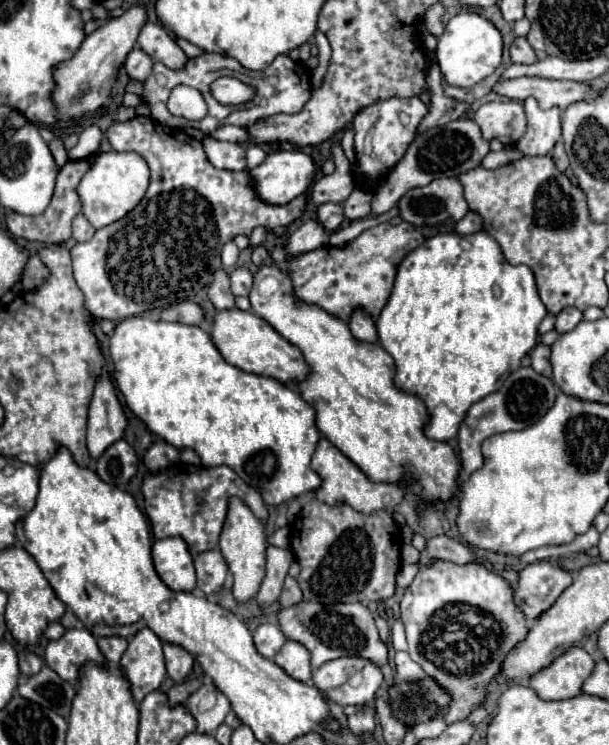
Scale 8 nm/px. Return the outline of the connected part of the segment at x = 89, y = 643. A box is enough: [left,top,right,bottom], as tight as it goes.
[45,629,105,683]

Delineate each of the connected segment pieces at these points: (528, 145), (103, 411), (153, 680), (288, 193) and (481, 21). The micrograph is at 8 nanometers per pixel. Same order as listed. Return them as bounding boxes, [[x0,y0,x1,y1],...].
[[517,97,561,157],[87,375,127,459],[121,629,165,703],[249,151,315,205],[435,13,503,87]]

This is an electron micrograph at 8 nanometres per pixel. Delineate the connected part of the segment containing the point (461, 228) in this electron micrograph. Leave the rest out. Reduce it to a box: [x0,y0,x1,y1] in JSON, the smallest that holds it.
[457,211,483,235]

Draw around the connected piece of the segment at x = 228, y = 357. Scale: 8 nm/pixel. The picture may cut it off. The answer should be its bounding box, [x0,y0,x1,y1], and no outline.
[211,307,309,383]

